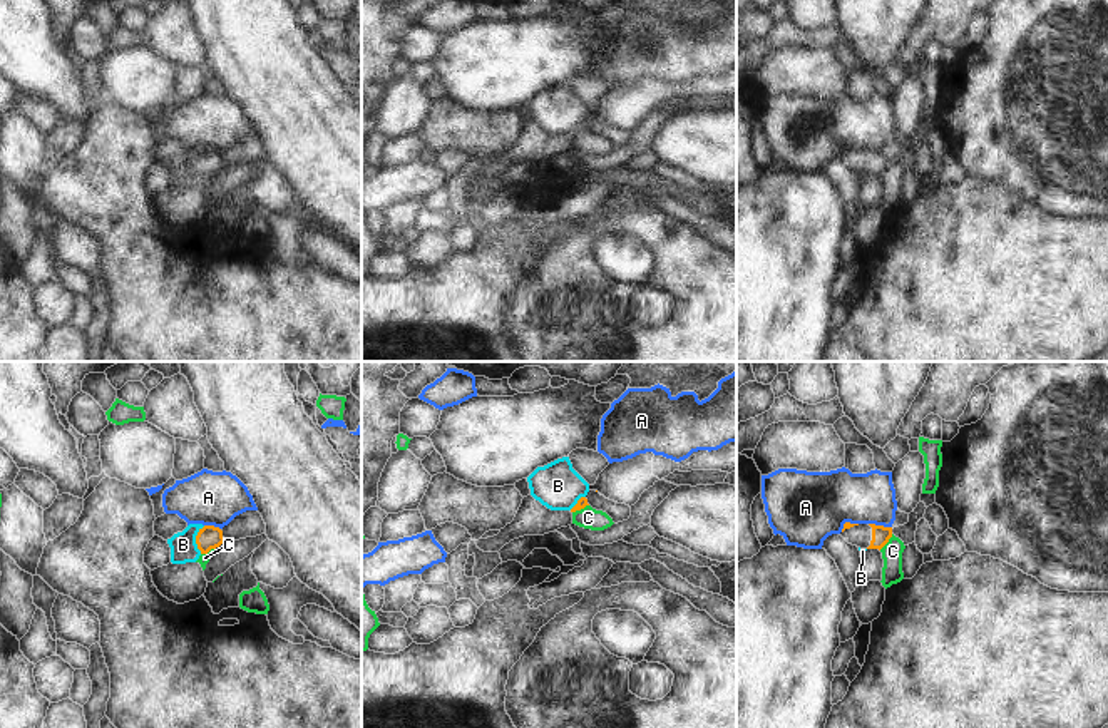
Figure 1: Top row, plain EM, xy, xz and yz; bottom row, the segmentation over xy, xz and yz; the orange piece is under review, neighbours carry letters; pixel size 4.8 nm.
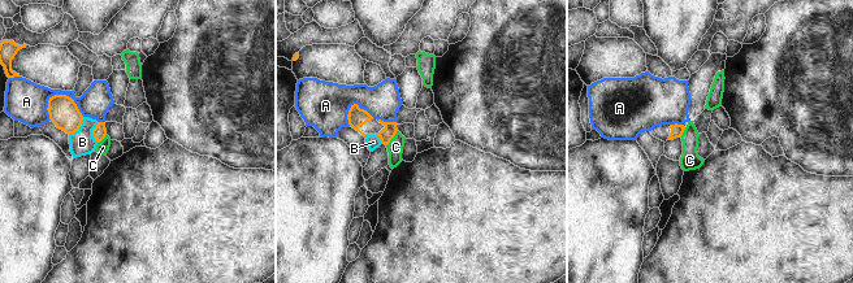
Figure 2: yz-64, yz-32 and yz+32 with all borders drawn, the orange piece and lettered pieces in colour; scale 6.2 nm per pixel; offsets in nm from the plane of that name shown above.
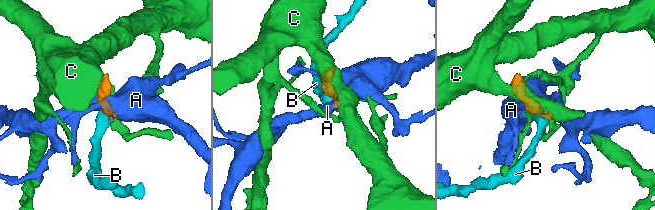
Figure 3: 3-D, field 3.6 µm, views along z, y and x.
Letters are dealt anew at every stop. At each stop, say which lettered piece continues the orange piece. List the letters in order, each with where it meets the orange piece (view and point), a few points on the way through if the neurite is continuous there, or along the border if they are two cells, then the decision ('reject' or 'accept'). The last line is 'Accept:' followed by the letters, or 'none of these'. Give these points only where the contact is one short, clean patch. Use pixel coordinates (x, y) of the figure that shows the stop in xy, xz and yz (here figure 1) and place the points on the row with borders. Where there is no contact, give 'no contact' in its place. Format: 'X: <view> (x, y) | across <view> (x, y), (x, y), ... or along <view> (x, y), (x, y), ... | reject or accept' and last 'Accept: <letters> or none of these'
A: yz (881, 526) | reject
B: xy (196, 539) | along xy (205, 526), (196, 536), (196, 548), (201, 553) | reject
C: yz (886, 543) | along yz (892, 534), (879, 549) | reject
Accept: none of these

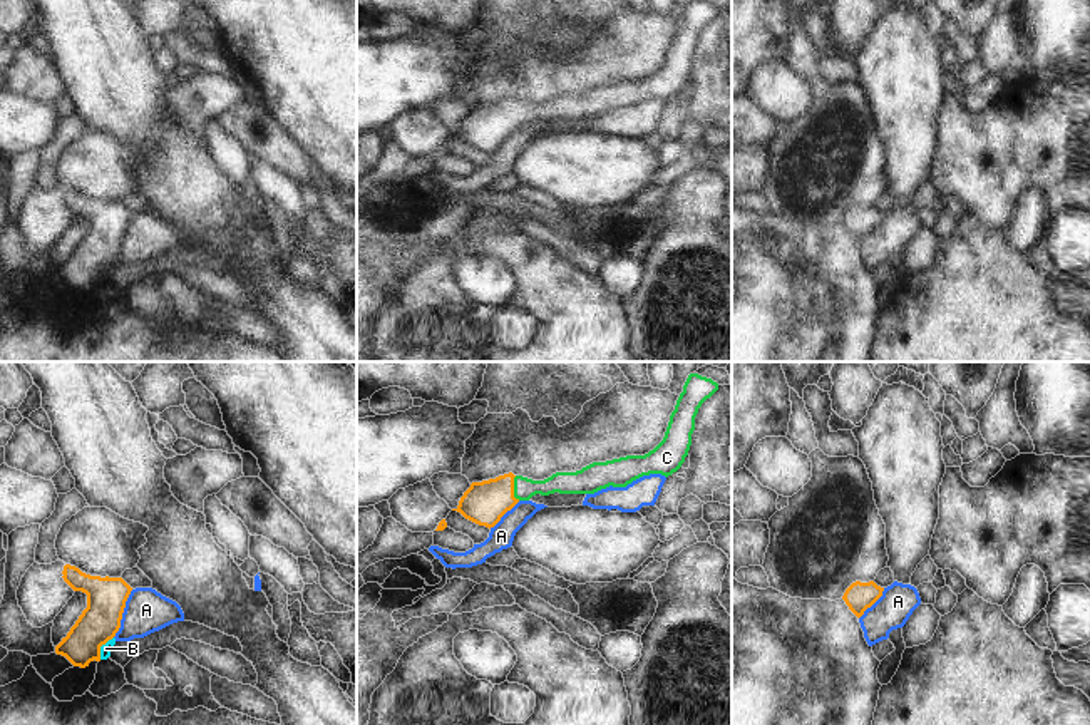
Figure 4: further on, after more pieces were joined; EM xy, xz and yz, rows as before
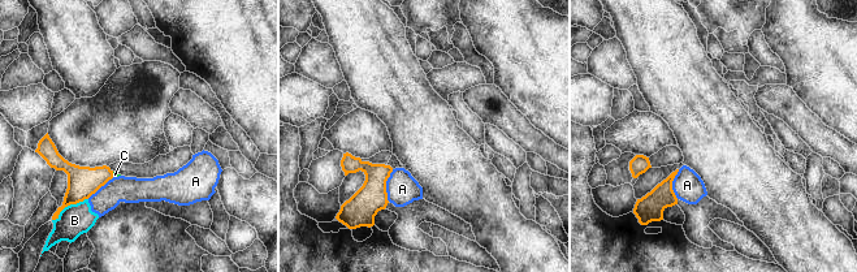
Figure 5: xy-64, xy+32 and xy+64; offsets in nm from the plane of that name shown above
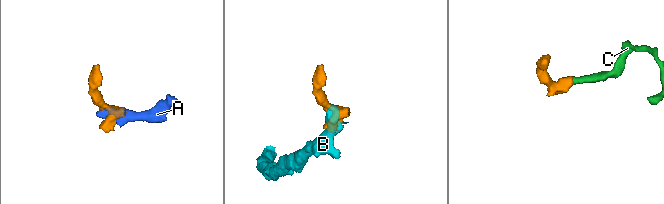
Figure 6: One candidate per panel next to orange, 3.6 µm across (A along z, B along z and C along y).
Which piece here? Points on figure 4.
A: xy (123, 611) | along xy (133, 590), (126, 601), (121, 627), (113, 637) | reject
B: xy (101, 645) | along xy (113, 637), (101, 647), (99, 658) | reject
C: xz (513, 489) | across xz (484, 503), (513, 489), (546, 488), (563, 483) | accept
Accept: C

